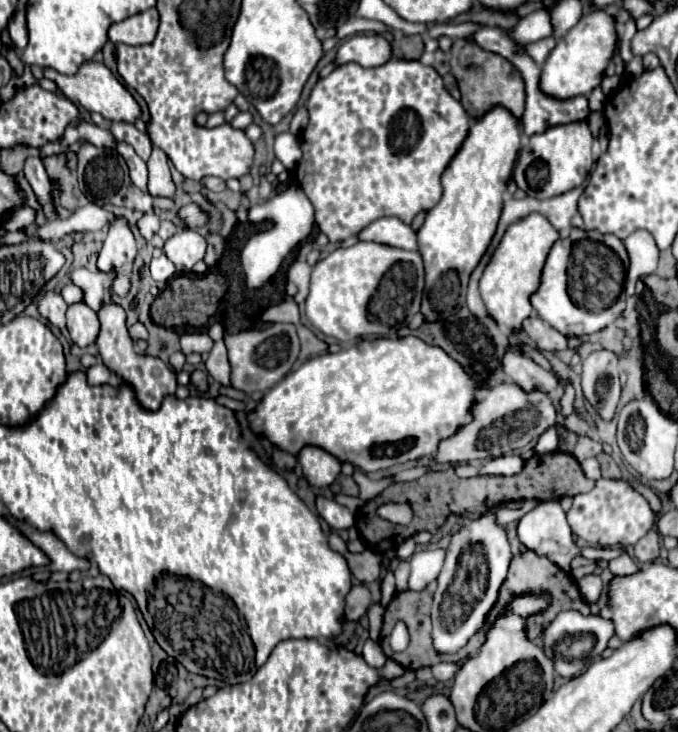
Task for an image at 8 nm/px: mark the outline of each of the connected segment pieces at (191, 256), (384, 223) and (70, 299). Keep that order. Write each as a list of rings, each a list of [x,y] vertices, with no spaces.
[[[177,230],[165,242],[163,252],[177,268],[191,270],[205,256],[205,238],[191,230]]]
[[[397,216],[389,218],[379,218],[371,222],[367,228],[361,230],[359,240],[371,240],[371,242],[381,242],[387,246],[397,246],[403,250],[417,250],[417,232],[399,220]]]
[[[67,284],[67,286],[63,286],[63,290],[61,290],[61,296],[63,296],[63,300],[65,300],[67,304],[79,302],[79,300],[83,298],[81,290],[79,290],[77,286],[73,286],[73,284]]]

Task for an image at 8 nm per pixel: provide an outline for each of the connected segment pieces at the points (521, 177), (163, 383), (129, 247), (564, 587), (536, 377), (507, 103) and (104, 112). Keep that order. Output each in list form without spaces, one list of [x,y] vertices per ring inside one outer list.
[[[577,120],[569,124],[557,124],[541,134],[533,134],[527,144],[519,152],[519,160],[513,170],[513,180],[517,186],[535,198],[549,198],[571,190],[587,178],[593,166],[593,134],[589,128],[589,120]]]
[[[103,302],[101,308],[97,310],[97,316],[99,316],[99,322],[101,322],[101,330],[99,330],[99,336],[97,336],[95,344],[99,348],[103,364],[111,372],[115,372],[119,378],[123,378],[125,382],[135,386],[137,400],[141,402],[141,406],[145,406],[147,410],[157,410],[157,406],[161,406],[161,398],[165,394],[175,394],[175,388],[177,388],[175,372],[169,370],[167,364],[163,360],[159,360],[158,357],[138,354],[133,350],[133,342],[127,334],[127,326],[125,326],[127,314],[125,314],[121,304]]]
[[[117,216],[111,222],[109,234],[105,238],[103,250],[101,250],[99,260],[97,260],[97,268],[101,272],[109,272],[111,268],[115,268],[117,278],[115,278],[113,290],[119,296],[127,294],[127,290],[129,290],[131,262],[133,262],[135,254],[137,254],[137,248],[135,248],[135,238],[133,238],[131,226],[129,226],[125,216]]]
[[[525,550],[525,552],[521,552],[519,556],[513,556],[511,566],[509,566],[509,572],[507,572],[507,578],[505,578],[505,582],[503,582],[501,590],[499,590],[497,602],[501,602],[501,606],[505,608],[505,602],[507,602],[513,594],[541,592],[541,590],[549,592],[551,598],[553,598],[553,602],[551,602],[551,606],[549,606],[549,610],[547,610],[545,614],[539,614],[539,616],[529,618],[529,638],[533,638],[533,642],[537,642],[537,644],[543,642],[543,636],[541,636],[543,630],[547,628],[547,624],[551,624],[551,622],[555,620],[555,616],[557,616],[559,612],[563,612],[563,610],[577,610],[577,612],[581,612],[583,616],[589,614],[589,606],[587,606],[587,602],[581,598],[579,588],[577,588],[577,582],[571,580],[571,578],[569,578],[559,566],[555,566],[549,558],[539,556],[539,554],[535,554],[533,550]]]
[[[505,350],[501,358],[505,374],[513,378],[523,390],[541,390],[541,392],[553,392],[557,388],[557,378],[543,370],[539,364],[535,364],[531,358],[525,358],[521,352]]]
[[[469,38],[453,40],[451,74],[459,82],[461,102],[471,116],[481,116],[495,104],[501,104],[507,110],[513,110],[513,114],[517,114],[517,118],[521,118],[521,114],[525,110],[525,84],[523,84],[519,70],[503,56],[483,50],[477,42],[473,42]]]
[[[93,60],[83,62],[79,66],[77,74],[73,74],[73,76],[57,74],[57,70],[49,70],[49,68],[43,68],[43,74],[45,74],[45,78],[49,78],[57,84],[57,88],[63,96],[67,96],[69,100],[77,100],[89,112],[99,112],[103,118],[109,118],[113,122],[119,122],[119,120],[135,122],[141,114],[139,104],[135,102],[135,98],[127,92],[127,88],[101,62],[93,62]]]

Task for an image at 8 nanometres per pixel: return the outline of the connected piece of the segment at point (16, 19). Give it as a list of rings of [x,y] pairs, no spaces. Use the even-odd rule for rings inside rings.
[[[17,10],[15,12],[15,16],[11,18],[11,22],[9,22],[9,36],[11,36],[11,40],[15,42],[15,46],[17,48],[25,48],[27,46],[27,24],[25,24],[25,12],[23,10]]]

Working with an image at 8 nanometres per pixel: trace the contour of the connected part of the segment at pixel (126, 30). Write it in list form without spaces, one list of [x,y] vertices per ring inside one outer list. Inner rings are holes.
[[[149,8],[145,12],[139,12],[135,16],[111,24],[107,34],[113,44],[123,42],[123,44],[139,46],[139,44],[153,42],[157,34],[157,26],[159,26],[159,14],[155,8]]]

